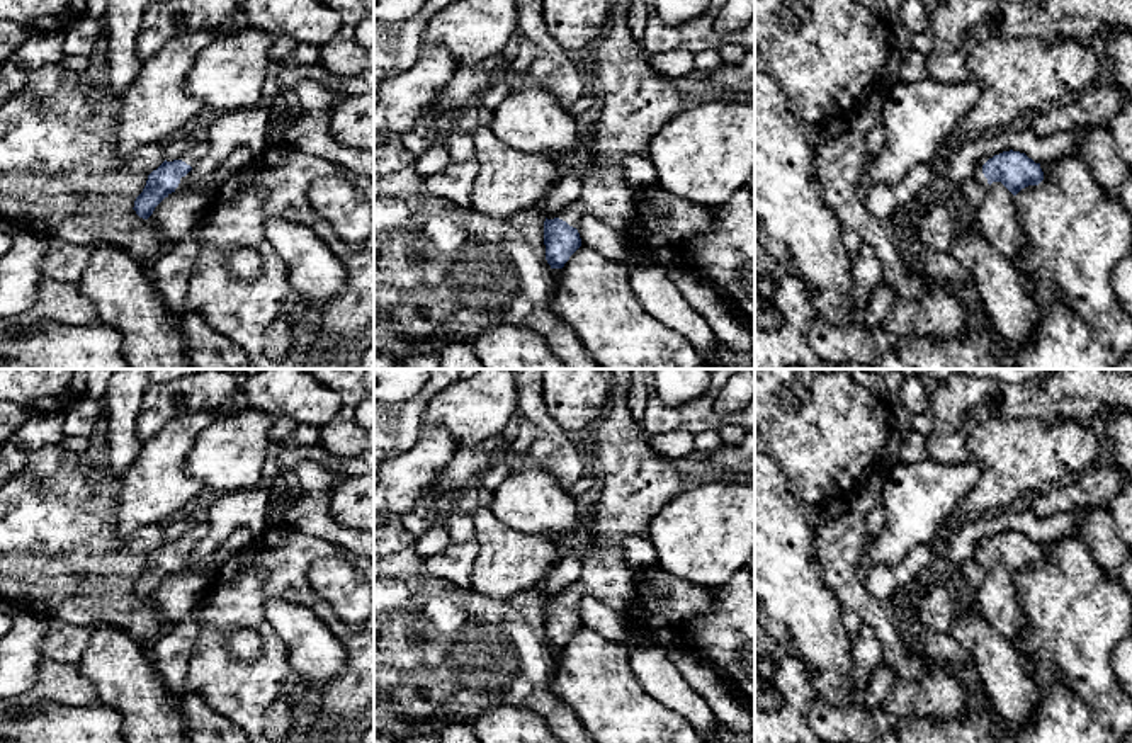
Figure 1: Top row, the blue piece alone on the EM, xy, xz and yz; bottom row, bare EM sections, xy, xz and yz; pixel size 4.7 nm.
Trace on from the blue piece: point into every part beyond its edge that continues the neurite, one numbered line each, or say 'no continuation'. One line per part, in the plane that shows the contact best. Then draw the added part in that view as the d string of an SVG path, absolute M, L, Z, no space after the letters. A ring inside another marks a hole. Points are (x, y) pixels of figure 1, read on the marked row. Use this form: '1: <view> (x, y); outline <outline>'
1: xy (199, 150); outline M206 138L197 139L194 146L190 146L178 160L185 162L192 167L192 170L199 165L199 162L207 155L209 143ZM192 170L180 179L178 187L182 187L192 175Z

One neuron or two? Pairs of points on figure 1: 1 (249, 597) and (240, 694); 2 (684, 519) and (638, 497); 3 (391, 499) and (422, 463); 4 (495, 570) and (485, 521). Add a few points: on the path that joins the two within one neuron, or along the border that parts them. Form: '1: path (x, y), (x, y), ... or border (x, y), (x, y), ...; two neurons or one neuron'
1: path (225, 621), (215, 631), (216, 670); one neuron
2: border (692, 485), (662, 507), (650, 521), (646, 536); two neurons
3: path (398, 490), (413, 471); one neuron
4: path (497, 558), (497, 541), (490, 533); one neuron

